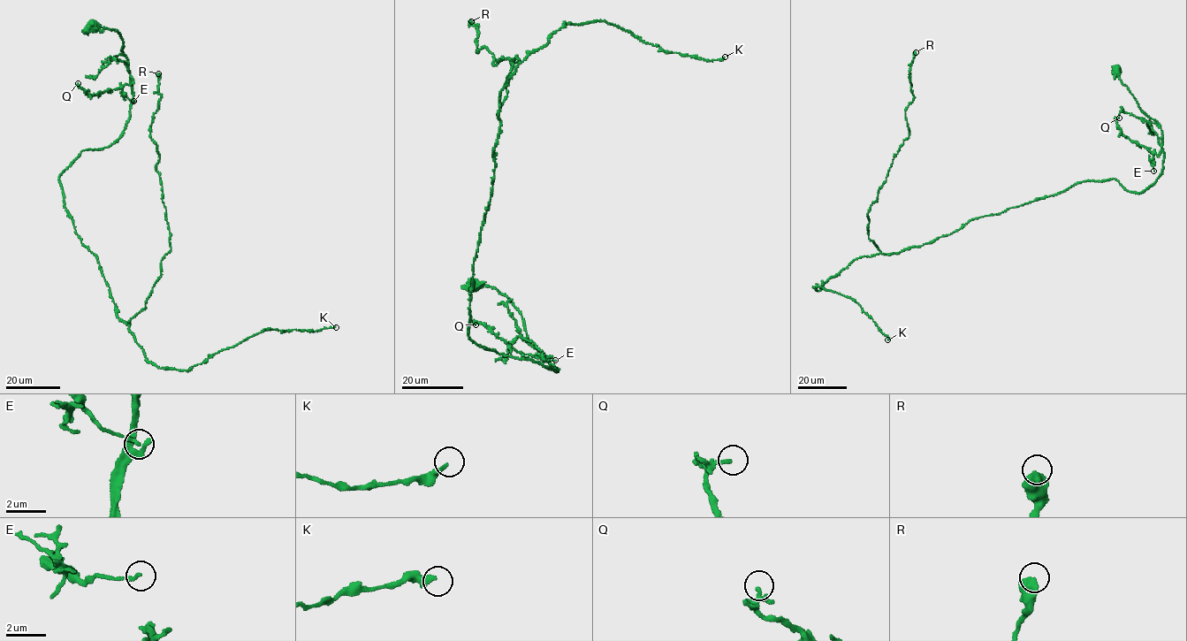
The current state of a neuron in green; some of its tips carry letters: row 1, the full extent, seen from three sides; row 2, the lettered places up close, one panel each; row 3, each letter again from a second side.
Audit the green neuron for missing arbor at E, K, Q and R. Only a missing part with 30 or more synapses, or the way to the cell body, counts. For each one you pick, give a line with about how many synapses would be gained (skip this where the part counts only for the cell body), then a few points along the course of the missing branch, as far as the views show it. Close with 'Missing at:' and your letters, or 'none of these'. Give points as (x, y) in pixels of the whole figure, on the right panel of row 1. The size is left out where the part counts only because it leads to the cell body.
Missing at: none of these

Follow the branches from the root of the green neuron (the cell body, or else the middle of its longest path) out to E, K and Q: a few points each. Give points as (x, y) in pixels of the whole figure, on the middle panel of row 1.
E: (472, 286), (489, 285), (505, 294), (521, 313), (528, 341), (544, 356), (551, 357), (540, 358), (555, 360)
K: (472, 286), (505, 294), (558, 371), (468, 336), (518, 64), (598, 20), (725, 57)
Q: (472, 286), (489, 285), (505, 294), (521, 313), (528, 341), (551, 357), (517, 353), (484, 324), (475, 324)

